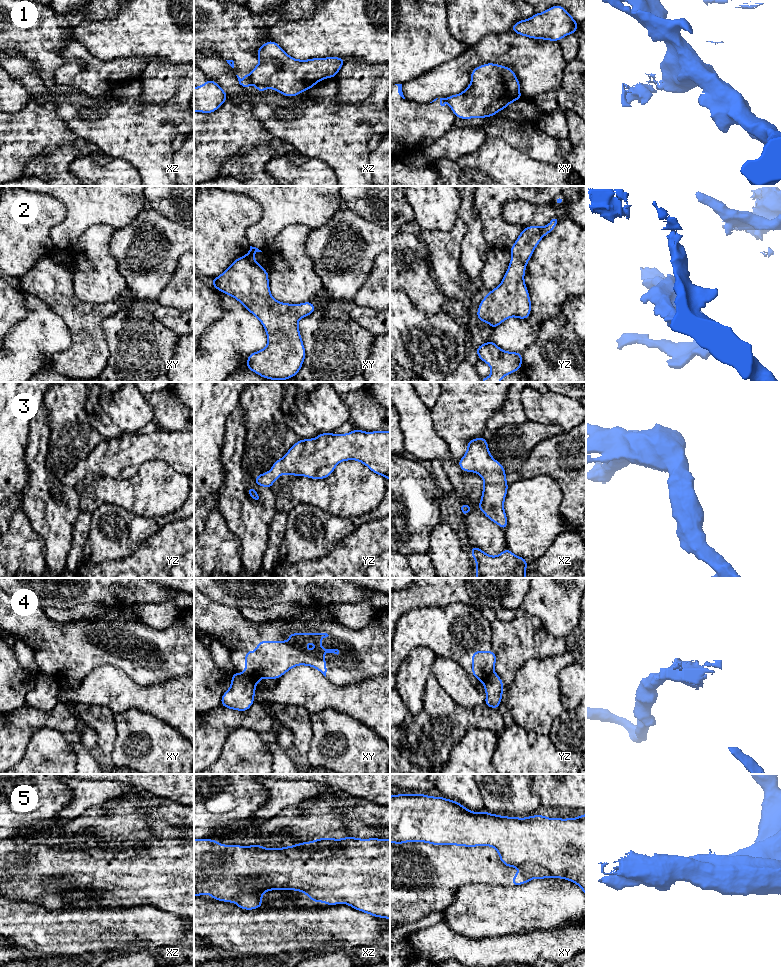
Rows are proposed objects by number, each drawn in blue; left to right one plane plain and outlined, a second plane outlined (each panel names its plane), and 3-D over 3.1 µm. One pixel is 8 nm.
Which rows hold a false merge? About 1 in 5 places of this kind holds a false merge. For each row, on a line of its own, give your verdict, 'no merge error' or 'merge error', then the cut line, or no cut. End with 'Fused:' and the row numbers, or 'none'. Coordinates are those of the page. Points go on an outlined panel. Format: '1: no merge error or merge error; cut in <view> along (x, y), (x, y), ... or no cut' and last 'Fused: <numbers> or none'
1: merge error; cut in xz along (249, 78), (251, 82)
2: no merge error; no cut
3: no merge error; no cut
4: merge error; cut in xy along (244, 672), (257, 682)
5: no merge error; no cut
Fused: 1, 4

